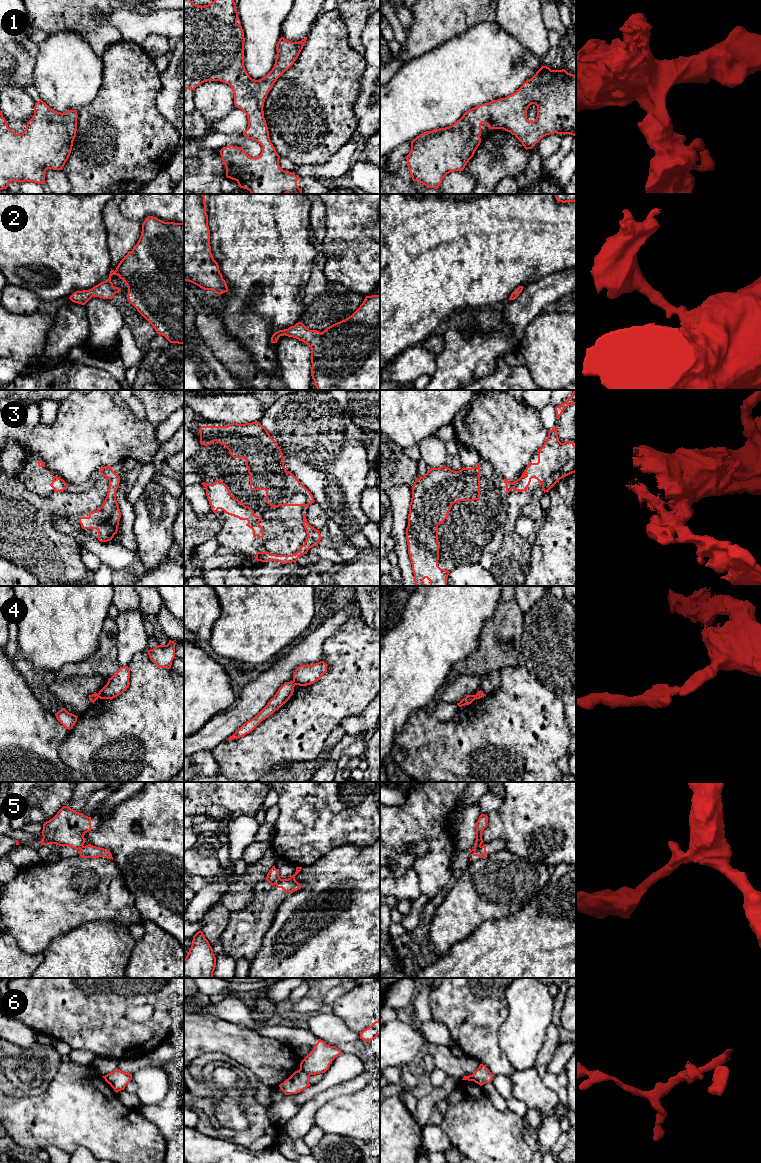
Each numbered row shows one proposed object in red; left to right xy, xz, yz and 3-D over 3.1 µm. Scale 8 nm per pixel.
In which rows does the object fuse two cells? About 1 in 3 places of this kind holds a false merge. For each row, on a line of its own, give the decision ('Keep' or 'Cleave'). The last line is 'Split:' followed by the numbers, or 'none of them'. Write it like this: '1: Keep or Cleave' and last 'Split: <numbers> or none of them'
1: Keep
2: Keep
3: Keep
4: Cleave
5: Cleave
6: Cleave
Split: 4, 5, 6

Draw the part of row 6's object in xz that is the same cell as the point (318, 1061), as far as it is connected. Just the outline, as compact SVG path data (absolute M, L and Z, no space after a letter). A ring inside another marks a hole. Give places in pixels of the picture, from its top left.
M318 1039L313 1050L301 1061L300 1069L309 1076L325 1073L332 1061L342 1054L336 1046L327 1045L323 1040Z

